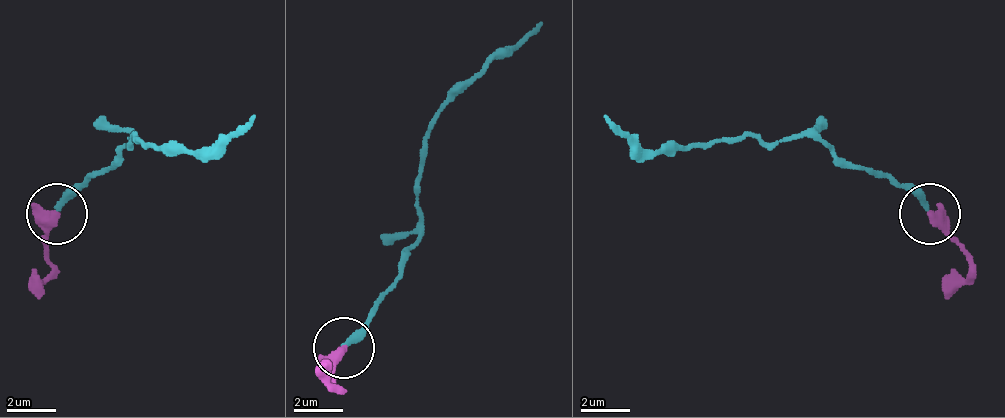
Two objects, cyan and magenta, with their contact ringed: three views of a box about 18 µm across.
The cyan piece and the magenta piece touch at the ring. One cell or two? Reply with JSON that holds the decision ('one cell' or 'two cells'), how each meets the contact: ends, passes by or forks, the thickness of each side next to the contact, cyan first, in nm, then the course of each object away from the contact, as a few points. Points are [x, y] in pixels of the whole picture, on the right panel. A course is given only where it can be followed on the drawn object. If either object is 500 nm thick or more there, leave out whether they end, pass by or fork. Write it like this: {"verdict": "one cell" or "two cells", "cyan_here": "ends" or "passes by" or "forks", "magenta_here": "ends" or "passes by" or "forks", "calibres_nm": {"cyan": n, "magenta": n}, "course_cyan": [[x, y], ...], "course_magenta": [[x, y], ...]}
{"verdict": "one cell", "cyan_here": "ends", "magenta_here": "ends", "calibres_nm": {"cyan": 280, "magenta": 460}, "course_cyan": [[925, 212], [901, 182], [815, 139], [761, 145], [748, 133], [639, 151], [602, 115]], "course_magenta": [[931, 212], [968, 261], [943, 297]]}

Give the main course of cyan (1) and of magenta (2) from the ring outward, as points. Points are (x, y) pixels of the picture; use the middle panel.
1: (342, 343), (366, 319), (421, 233), (415, 179), (421, 166), (427, 130), (543, 20)
2: (342, 349), (336, 386), (324, 361)

